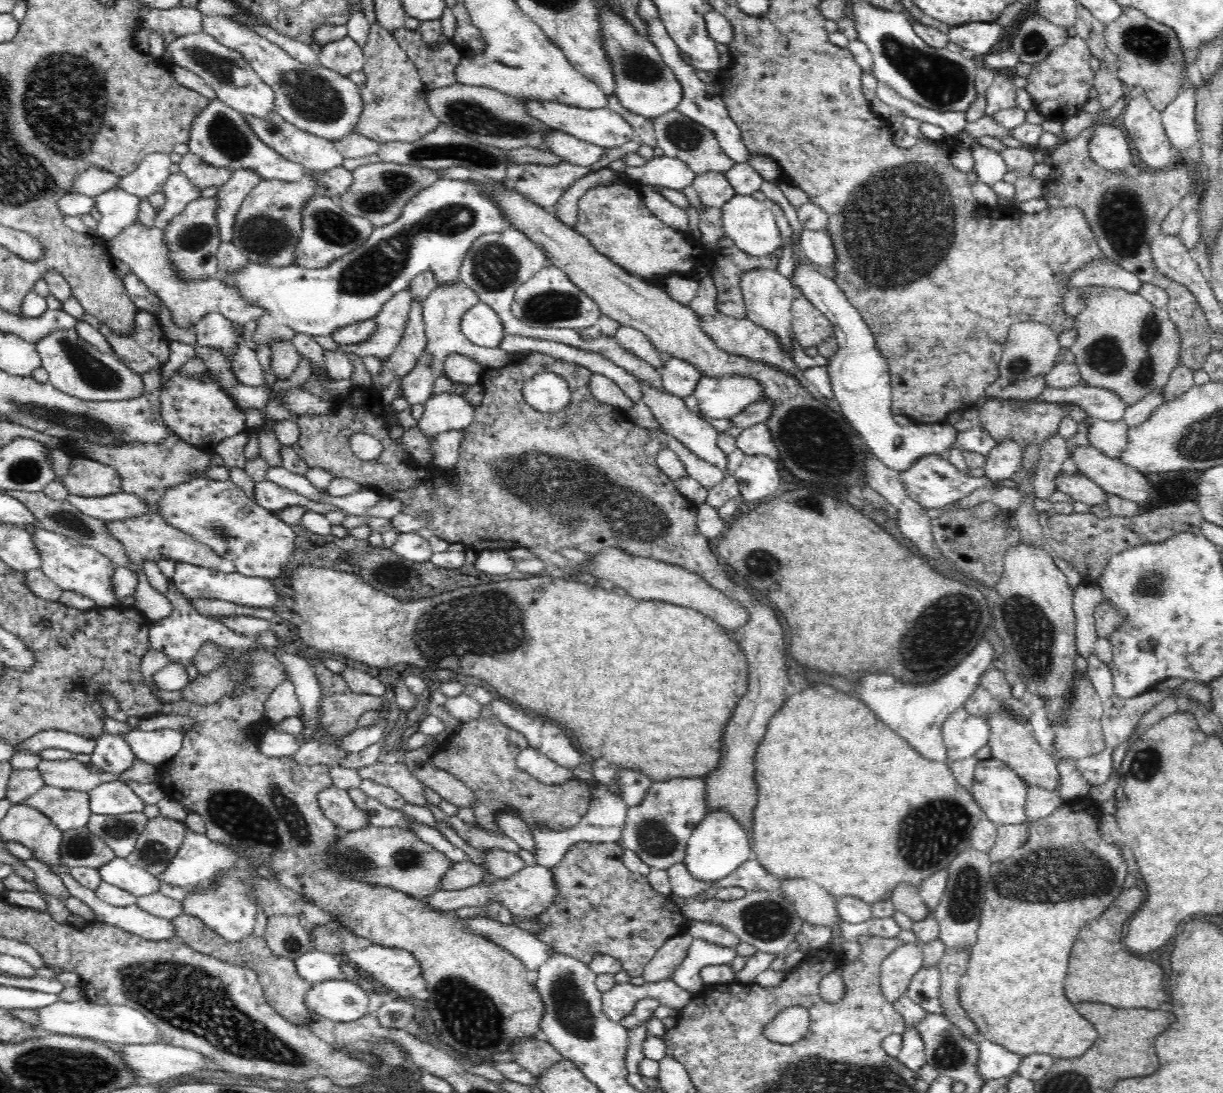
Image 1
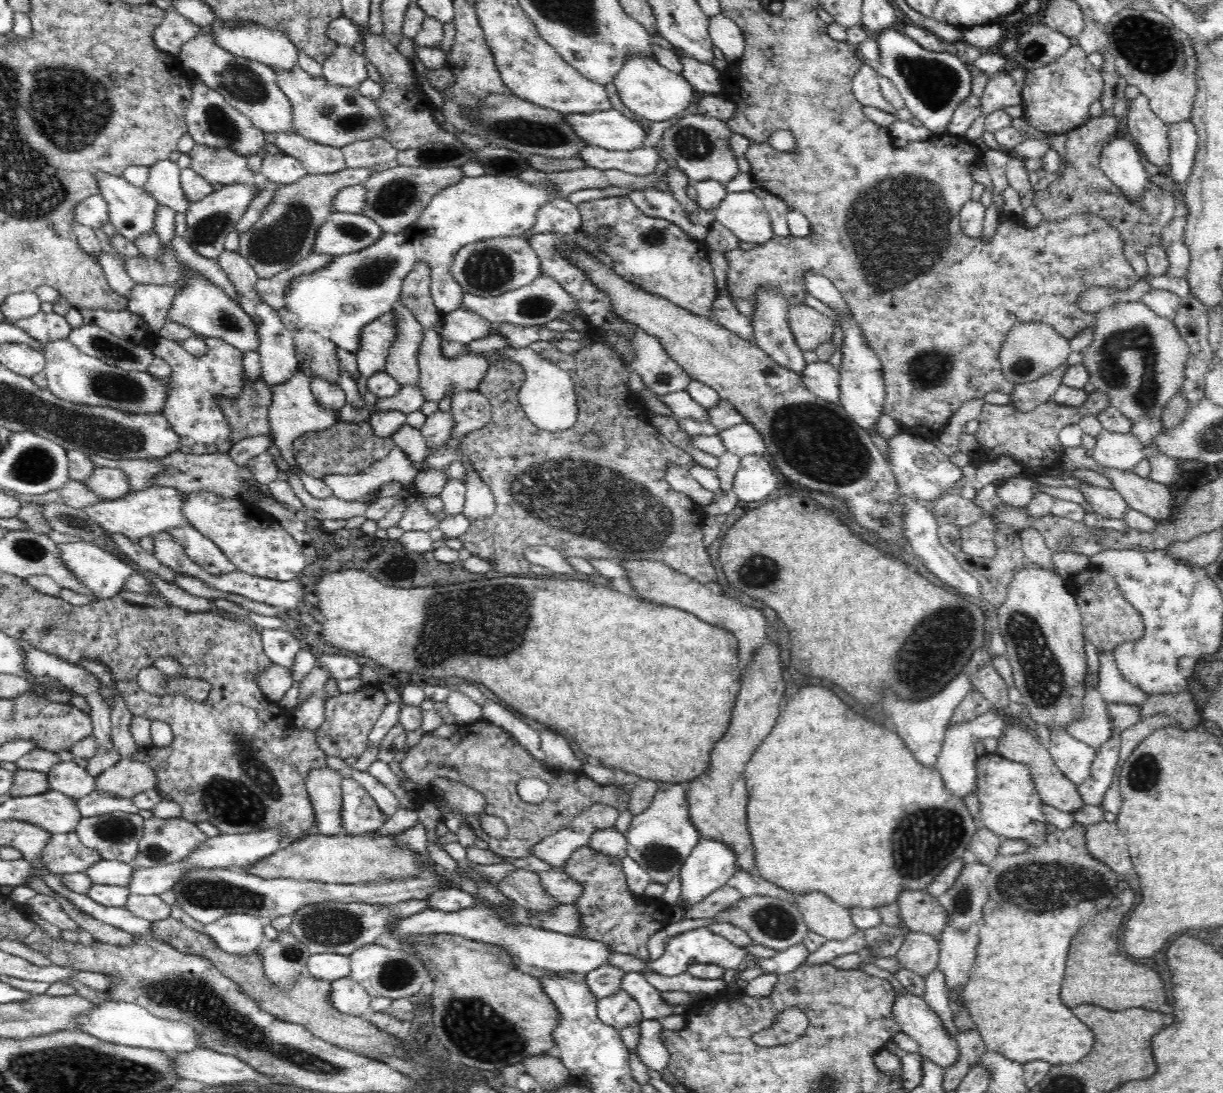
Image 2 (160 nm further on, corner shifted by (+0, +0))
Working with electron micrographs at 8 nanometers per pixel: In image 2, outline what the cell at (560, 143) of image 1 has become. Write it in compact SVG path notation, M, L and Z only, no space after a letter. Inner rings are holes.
M587 145L582 148L580 157L586 162L586 166L599 168L600 170L622 170L640 176L652 174L665 156L663 148L660 150L654 146L642 147L636 150L606 150L600 146Z

